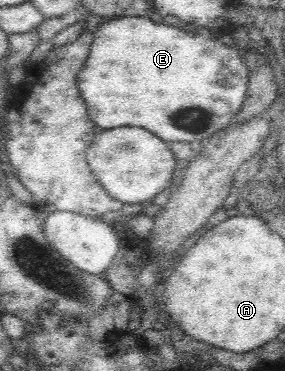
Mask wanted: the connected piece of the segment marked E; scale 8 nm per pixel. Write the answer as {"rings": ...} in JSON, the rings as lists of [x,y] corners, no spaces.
{"rings":[[[121,16],[101,24],[99,28],[92,28],[94,40],[91,44],[91,54],[87,56],[87,66],[77,74],[77,84],[81,90],[81,96],[87,102],[89,108],[89,118],[95,122],[97,126],[111,130],[111,128],[119,128],[119,126],[141,126],[141,128],[151,131],[157,138],[161,138],[165,142],[199,142],[204,144],[209,136],[227,128],[230,125],[231,119],[243,104],[245,96],[247,96],[248,74],[250,73],[247,67],[248,50],[245,50],[240,45],[236,44],[231,37],[228,37],[228,42],[224,42],[224,35],[221,33],[221,39],[213,38],[209,33],[191,34],[185,32],[181,28],[175,26],[165,26],[165,24],[157,24],[149,18],[139,18],[139,16]]]}

